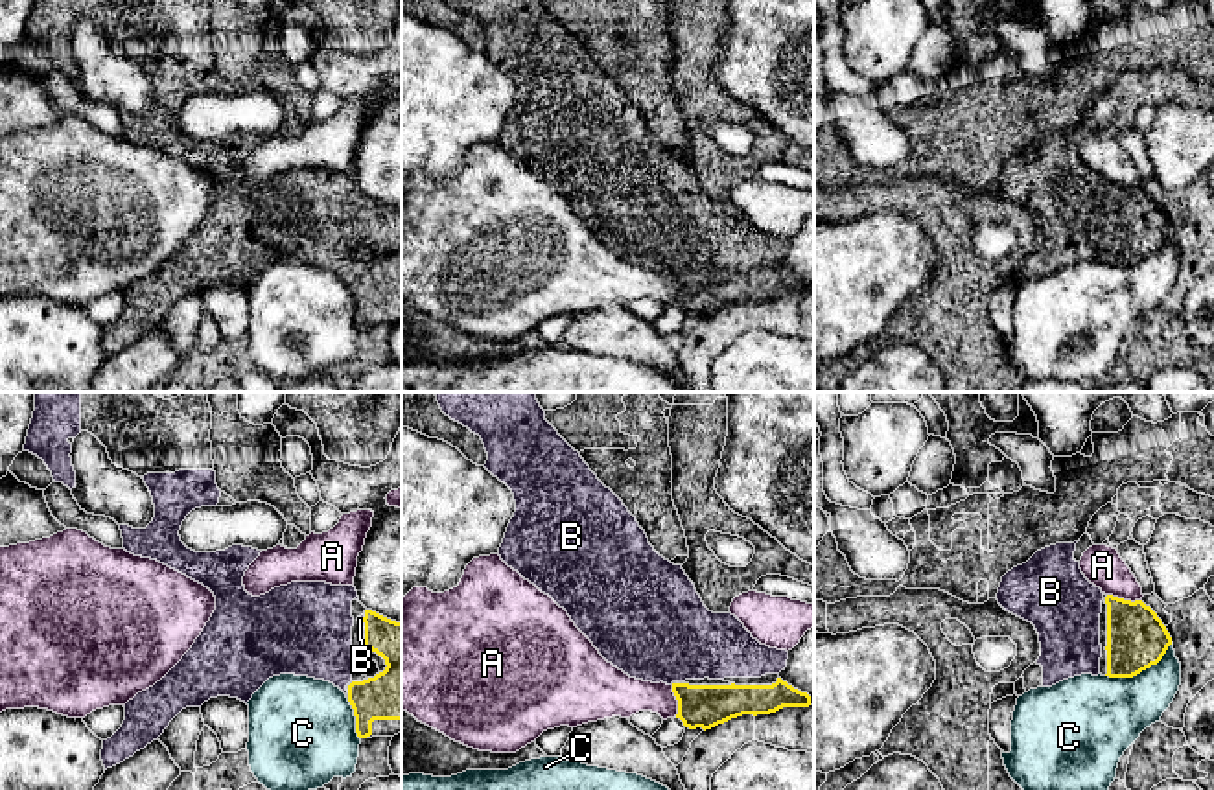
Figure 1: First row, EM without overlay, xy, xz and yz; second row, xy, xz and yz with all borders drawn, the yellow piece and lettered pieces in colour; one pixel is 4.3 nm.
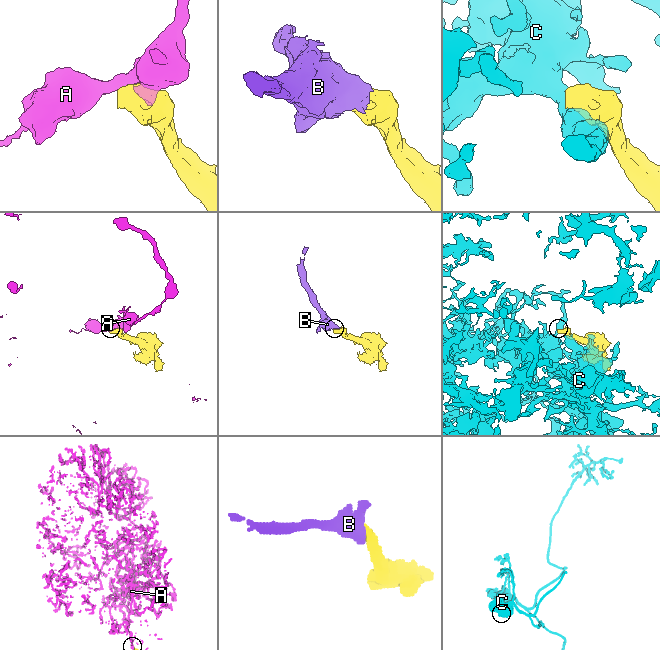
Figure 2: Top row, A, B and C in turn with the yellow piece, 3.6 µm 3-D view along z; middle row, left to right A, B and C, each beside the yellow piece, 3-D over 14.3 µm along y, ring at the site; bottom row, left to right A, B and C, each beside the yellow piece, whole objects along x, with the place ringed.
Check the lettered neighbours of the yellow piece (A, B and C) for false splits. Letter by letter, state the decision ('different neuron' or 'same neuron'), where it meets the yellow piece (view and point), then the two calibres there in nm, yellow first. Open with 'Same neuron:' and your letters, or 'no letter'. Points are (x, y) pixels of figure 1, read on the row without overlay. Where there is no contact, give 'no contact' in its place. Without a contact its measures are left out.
Same neuron: B
A: different neuron | yz (1122, 186) | 260/180 nm
B: same neuron | xy (363, 207) | 190/20 nm
C: different neuron | yz (1141, 258) | 260/340 nm

